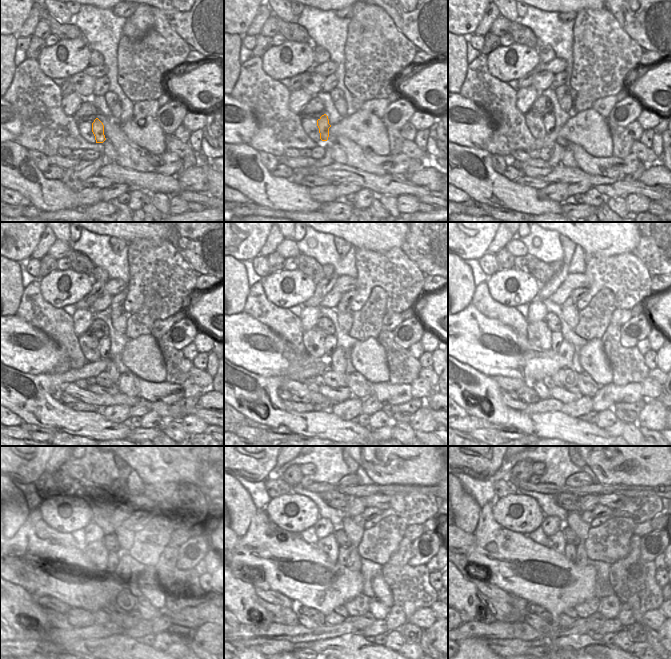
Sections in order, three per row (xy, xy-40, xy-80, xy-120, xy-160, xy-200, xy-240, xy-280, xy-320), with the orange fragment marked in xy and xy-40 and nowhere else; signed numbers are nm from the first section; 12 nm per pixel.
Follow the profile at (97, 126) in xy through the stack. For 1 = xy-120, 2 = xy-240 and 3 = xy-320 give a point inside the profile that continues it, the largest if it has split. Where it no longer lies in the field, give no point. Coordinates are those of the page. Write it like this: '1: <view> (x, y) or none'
1: xy-120 (104, 343)
2: xy-240 (109, 562)
3: xy-320 (570, 550)

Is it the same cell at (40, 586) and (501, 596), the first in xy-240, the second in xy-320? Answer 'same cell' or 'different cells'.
different cells

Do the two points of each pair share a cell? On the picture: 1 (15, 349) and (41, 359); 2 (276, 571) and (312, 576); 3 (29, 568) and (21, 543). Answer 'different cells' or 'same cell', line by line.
1: same cell
2: same cell
3: same cell

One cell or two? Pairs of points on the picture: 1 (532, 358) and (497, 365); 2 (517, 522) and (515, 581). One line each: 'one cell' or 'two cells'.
1: one cell
2: two cells

